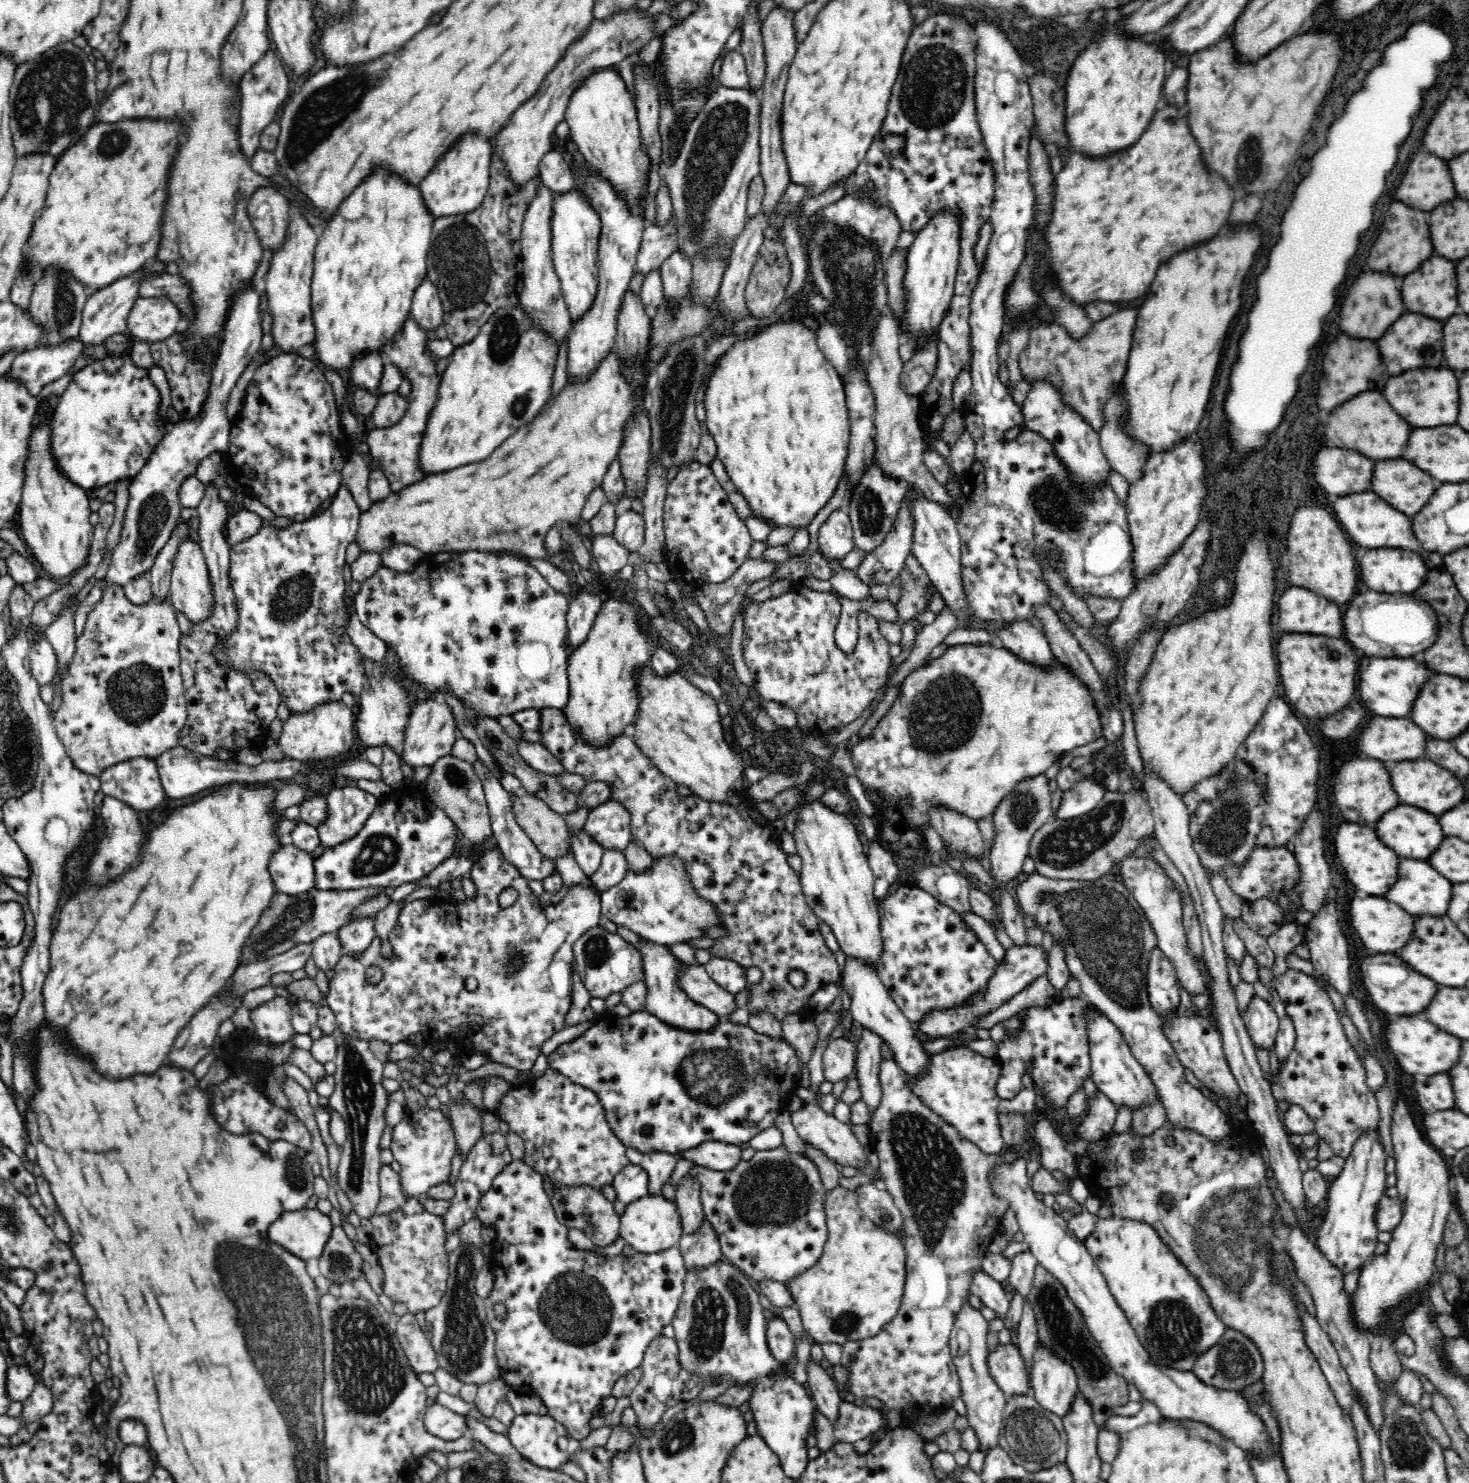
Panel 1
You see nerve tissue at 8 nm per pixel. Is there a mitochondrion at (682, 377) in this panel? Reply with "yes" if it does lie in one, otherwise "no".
yes

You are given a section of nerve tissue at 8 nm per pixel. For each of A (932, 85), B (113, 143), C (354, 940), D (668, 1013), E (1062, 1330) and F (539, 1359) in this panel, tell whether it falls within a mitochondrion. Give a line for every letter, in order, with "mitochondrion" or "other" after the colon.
A: mitochondrion
B: mitochondrion
C: other
D: other
E: mitochondrion
F: other

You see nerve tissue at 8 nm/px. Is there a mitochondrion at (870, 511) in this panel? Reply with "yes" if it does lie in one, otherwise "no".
yes

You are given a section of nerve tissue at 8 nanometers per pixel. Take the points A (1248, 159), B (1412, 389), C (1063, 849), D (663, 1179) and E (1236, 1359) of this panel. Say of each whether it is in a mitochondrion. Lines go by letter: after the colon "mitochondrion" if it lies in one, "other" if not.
A: mitochondrion
B: mitochondrion
C: mitochondrion
D: other
E: mitochondrion

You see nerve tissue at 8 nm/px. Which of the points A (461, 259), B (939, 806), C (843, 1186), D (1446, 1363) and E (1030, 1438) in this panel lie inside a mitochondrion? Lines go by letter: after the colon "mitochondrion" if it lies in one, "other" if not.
A: mitochondrion
B: other
C: other
D: other
E: mitochondrion

